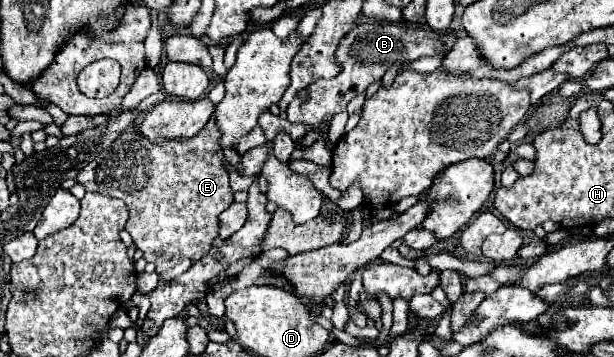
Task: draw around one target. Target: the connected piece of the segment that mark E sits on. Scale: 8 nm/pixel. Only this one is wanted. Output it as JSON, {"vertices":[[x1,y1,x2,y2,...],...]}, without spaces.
{"vertices":[[210,118,210,122,194,138,150,142,140,132,124,130,120,138,114,140,114,146,102,150,92,162,78,170,76,180,86,190,116,196,128,204,130,220,126,224,126,230,134,238,136,248,144,252,146,262,156,264,156,274,160,276,160,280,174,280,212,248,212,240,218,236,218,216,234,202,228,168,224,166,218,138,220,132,214,124,214,118]]}

